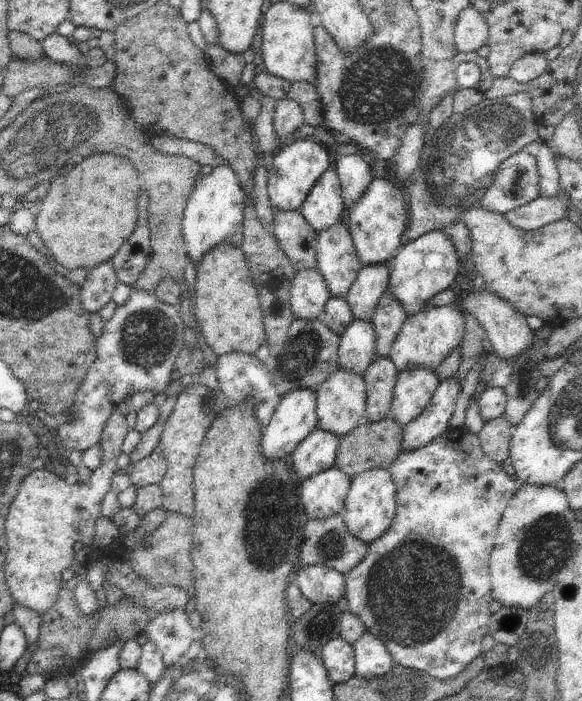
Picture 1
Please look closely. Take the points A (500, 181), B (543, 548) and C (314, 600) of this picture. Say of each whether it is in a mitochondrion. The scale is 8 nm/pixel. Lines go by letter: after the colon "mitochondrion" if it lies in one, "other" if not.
A: mitochondrion
B: mitochondrion
C: other

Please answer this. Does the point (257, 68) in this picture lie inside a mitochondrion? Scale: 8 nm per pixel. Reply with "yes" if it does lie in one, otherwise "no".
no

